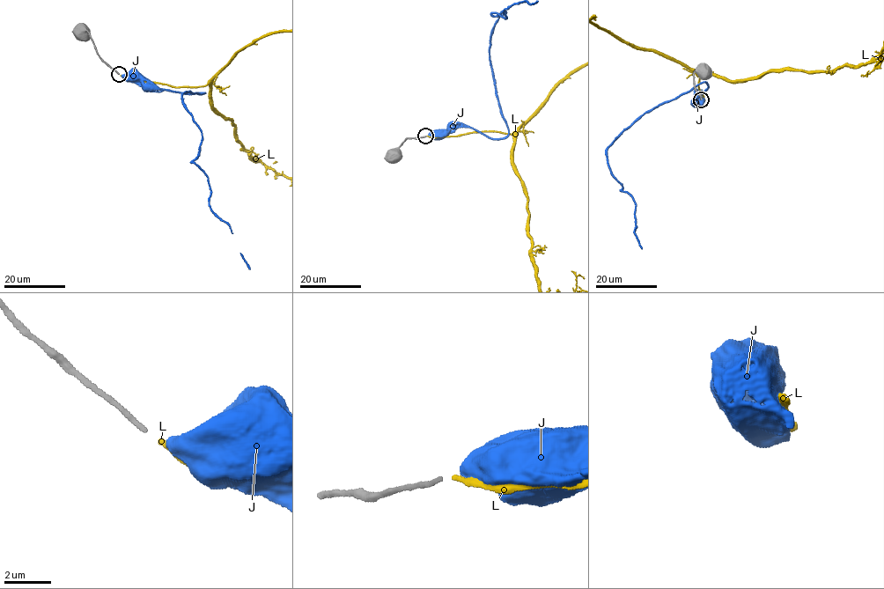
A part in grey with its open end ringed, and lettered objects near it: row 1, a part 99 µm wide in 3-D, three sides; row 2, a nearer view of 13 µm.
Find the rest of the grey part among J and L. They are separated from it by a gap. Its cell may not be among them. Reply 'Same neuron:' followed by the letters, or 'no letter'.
Same neuron: L

